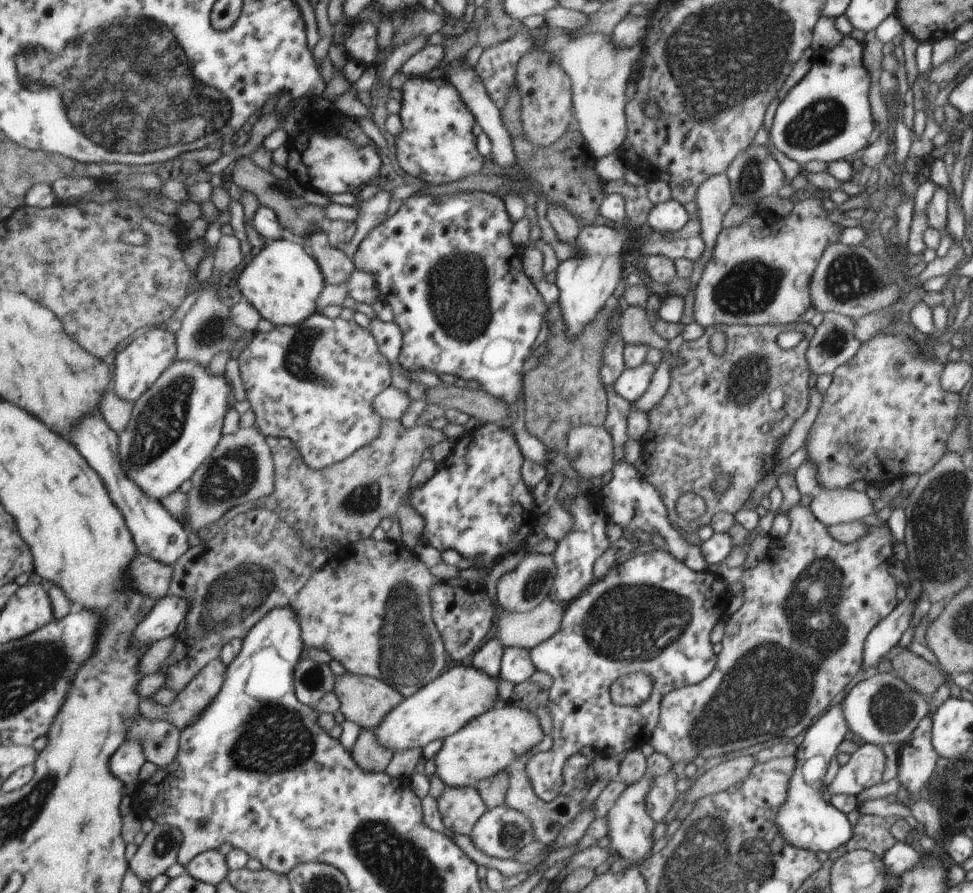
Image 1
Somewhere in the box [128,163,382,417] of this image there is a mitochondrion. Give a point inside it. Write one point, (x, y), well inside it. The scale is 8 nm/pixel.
(298, 359)

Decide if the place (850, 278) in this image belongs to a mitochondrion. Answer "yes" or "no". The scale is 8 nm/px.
yes

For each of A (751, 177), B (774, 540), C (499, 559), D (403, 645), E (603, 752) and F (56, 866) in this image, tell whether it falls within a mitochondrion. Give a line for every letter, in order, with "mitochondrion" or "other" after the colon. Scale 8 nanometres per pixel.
A: mitochondrion
B: other
C: other
D: mitochondrion
E: other
F: other

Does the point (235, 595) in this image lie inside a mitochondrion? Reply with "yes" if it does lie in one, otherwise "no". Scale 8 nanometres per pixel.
yes

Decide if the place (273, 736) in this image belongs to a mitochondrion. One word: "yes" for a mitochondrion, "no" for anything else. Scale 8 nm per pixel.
yes

